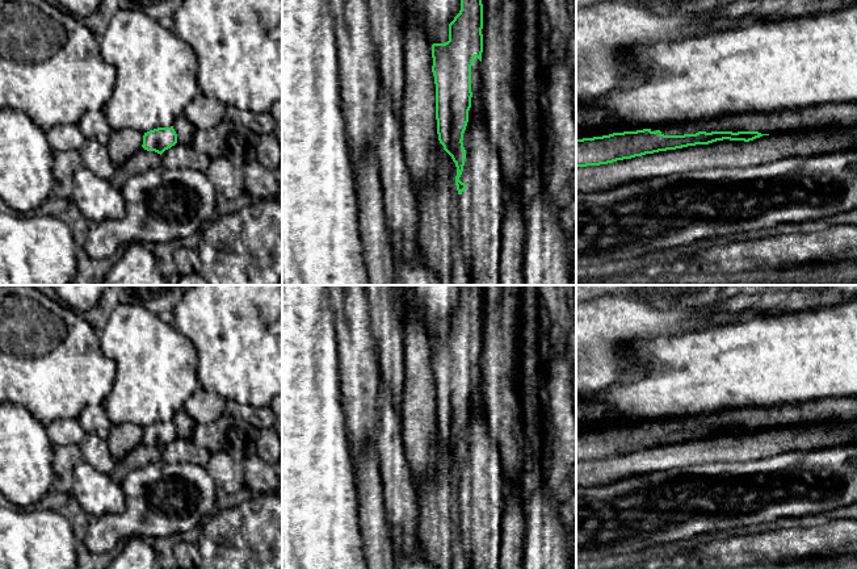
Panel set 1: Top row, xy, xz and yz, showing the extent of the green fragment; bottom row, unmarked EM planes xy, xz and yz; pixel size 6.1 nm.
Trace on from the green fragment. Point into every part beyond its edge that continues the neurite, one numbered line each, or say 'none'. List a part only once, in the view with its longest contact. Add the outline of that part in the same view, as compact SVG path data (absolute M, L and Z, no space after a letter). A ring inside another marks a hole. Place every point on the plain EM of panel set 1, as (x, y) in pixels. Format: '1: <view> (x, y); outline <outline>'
1: yz (835, 409); outline M857 396L829 397L772 407L740 407L696 418L655 422L651 423L651 426L660 424L664 430L696 428L698 426L759 426L761 428L778 431L781 428L856 422Z

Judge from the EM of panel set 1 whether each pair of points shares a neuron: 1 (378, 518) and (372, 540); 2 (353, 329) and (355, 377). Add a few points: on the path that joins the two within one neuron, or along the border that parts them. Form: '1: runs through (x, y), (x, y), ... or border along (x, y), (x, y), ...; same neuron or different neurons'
1: runs through (376, 523), (376, 535); same neuron
2: runs through (355, 341), (355, 365); same neuron

